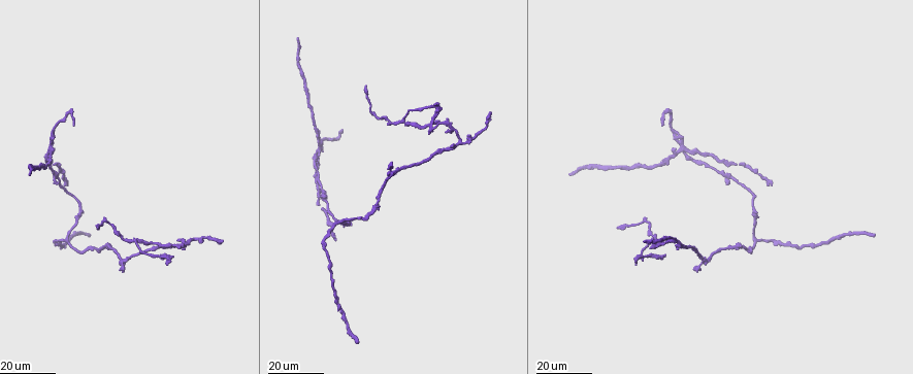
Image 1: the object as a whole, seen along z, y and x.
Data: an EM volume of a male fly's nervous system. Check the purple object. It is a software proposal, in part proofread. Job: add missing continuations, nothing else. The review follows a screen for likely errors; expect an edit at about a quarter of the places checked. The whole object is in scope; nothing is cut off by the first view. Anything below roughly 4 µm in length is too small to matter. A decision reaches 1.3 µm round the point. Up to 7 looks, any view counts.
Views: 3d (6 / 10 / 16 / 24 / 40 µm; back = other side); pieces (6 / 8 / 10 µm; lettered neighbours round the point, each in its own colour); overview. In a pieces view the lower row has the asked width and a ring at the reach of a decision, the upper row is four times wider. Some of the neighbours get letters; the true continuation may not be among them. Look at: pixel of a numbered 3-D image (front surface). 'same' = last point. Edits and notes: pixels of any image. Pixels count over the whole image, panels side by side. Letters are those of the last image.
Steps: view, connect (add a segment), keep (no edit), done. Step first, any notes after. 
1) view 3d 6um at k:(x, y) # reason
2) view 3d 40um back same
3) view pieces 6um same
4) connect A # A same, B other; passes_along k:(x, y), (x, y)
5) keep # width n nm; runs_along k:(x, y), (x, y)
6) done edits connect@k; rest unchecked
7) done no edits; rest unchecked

view 3d 24um at 1:(298, 38) # branch stops here

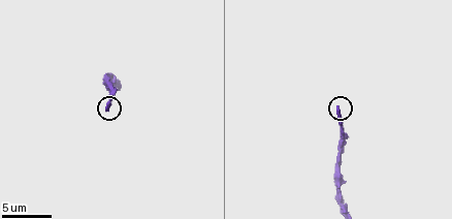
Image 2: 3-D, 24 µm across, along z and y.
view pieces 10um at 2:(107, 107)

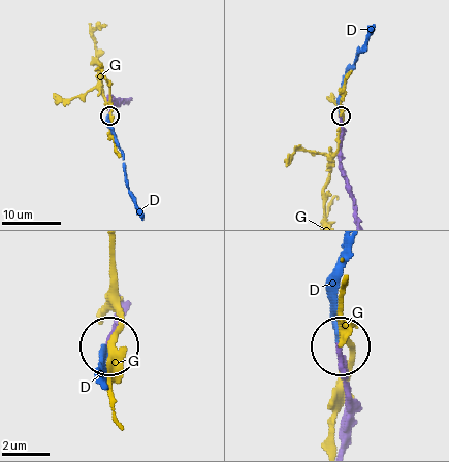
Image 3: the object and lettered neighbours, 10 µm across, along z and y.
connect D # width 240 nm; D same, G other; it goes on there

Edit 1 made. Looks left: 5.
view 3d 16um at 1:(663, 125)

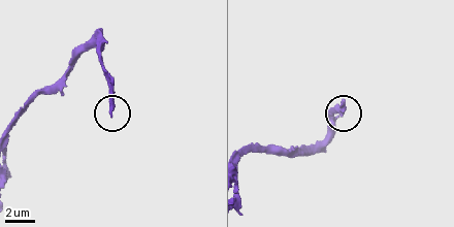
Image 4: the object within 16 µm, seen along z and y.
view pieces 6um at 4:(109, 113)

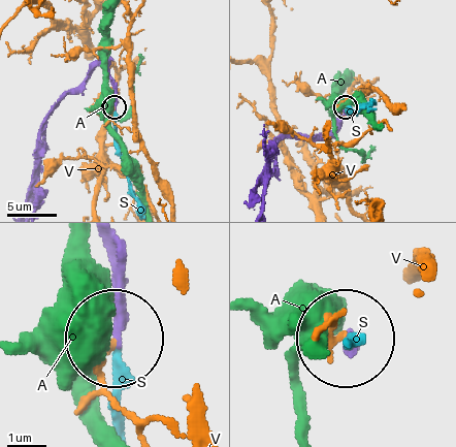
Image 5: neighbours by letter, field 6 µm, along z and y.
connect S # A other, S same, V other; passes_along 5:(109, 81), (115, 92), (117, 149), (136, 205); the neuron continues

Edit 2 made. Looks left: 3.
view 3d 16um at 1:(437, 126)

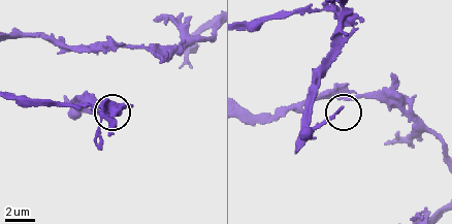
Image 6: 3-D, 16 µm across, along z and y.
view pieces 8um at 6:(339, 110)

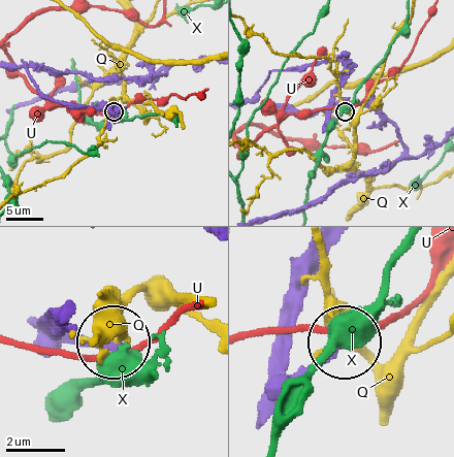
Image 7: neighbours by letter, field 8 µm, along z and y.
keep # width 200 nm; Q other, U other, X other; no lettered segment goes on from it

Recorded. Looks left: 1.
done edits connect@3, connect@5; rest unchecked

